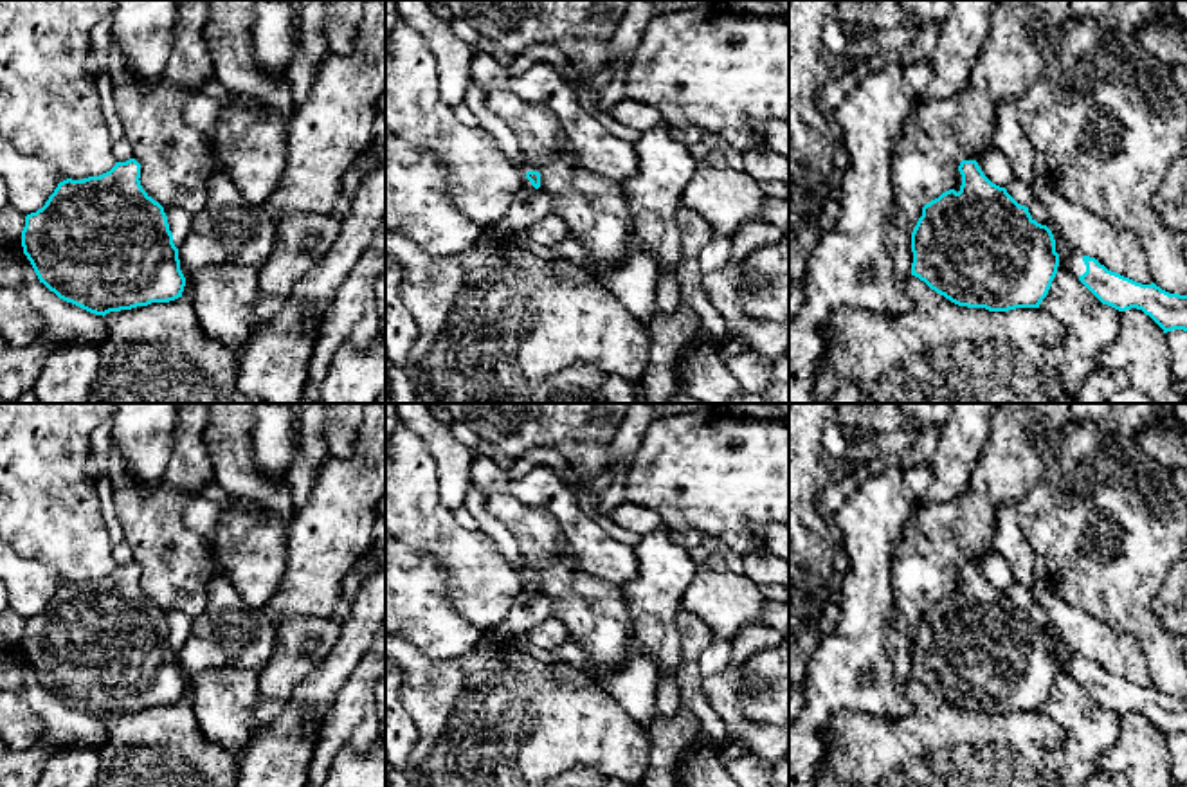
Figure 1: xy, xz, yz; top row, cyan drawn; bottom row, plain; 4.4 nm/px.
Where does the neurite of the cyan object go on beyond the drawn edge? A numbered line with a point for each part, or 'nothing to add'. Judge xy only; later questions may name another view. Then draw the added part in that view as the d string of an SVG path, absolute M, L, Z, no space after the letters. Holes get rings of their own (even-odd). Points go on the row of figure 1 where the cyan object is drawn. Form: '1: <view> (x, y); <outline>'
nothing to add

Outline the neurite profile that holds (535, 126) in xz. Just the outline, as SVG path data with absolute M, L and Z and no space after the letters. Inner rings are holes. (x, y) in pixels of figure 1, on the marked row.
M508 86L486 94L488 108L515 133L524 157L540 173L540 187L562 202L569 236L576 238L600 270L627 261L630 214L621 184L584 167L557 115L521 99Z

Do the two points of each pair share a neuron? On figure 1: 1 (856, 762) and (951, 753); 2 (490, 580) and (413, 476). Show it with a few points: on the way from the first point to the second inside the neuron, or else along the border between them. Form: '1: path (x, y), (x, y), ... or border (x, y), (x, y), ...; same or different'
1: path (879, 753), (928, 753); same
2: path (463, 555), (424, 514), (420, 503); same

